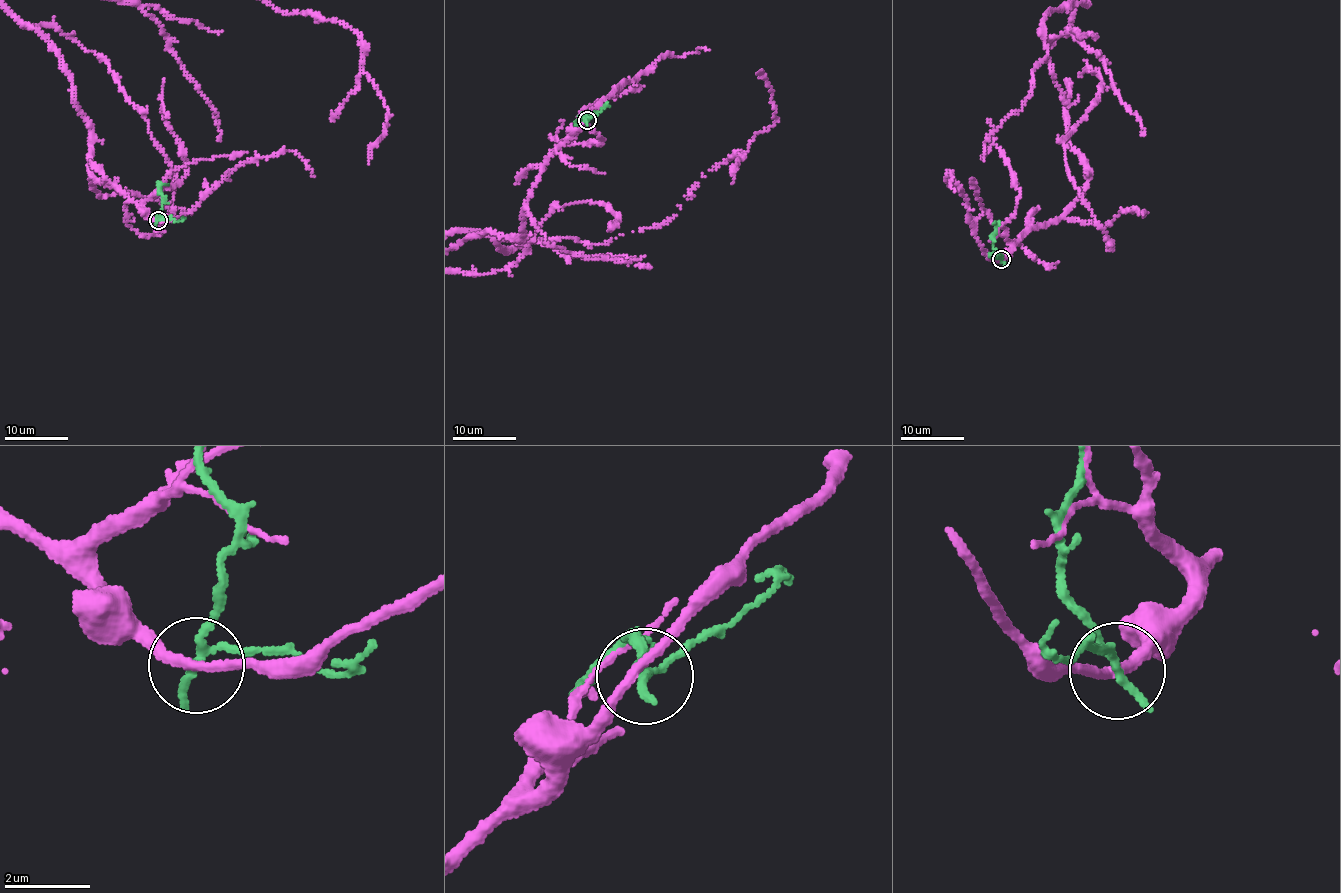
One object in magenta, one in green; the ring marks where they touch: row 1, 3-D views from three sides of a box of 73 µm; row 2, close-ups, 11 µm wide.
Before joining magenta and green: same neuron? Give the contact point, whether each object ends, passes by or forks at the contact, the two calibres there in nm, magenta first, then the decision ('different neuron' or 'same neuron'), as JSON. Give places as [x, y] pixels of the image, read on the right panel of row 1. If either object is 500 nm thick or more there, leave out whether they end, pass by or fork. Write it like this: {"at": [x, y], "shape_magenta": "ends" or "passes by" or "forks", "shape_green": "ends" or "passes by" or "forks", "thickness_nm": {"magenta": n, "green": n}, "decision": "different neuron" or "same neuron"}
{"at": [1001, 259], "shape_magenta": "passes by", "shape_green": "passes by", "thickness_nm": {"magenta": 200, "green": 190}, "decision": "different neuron"}

